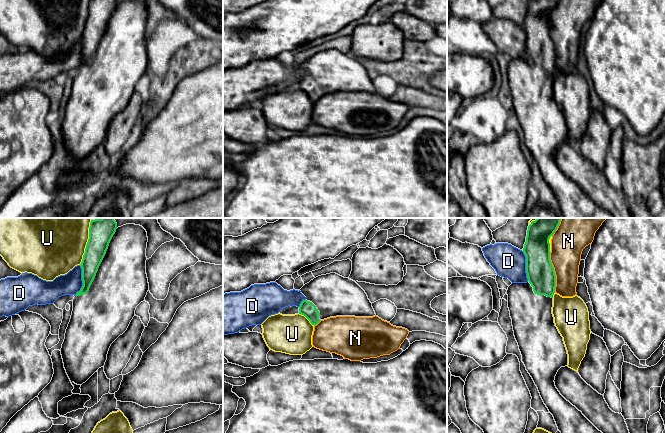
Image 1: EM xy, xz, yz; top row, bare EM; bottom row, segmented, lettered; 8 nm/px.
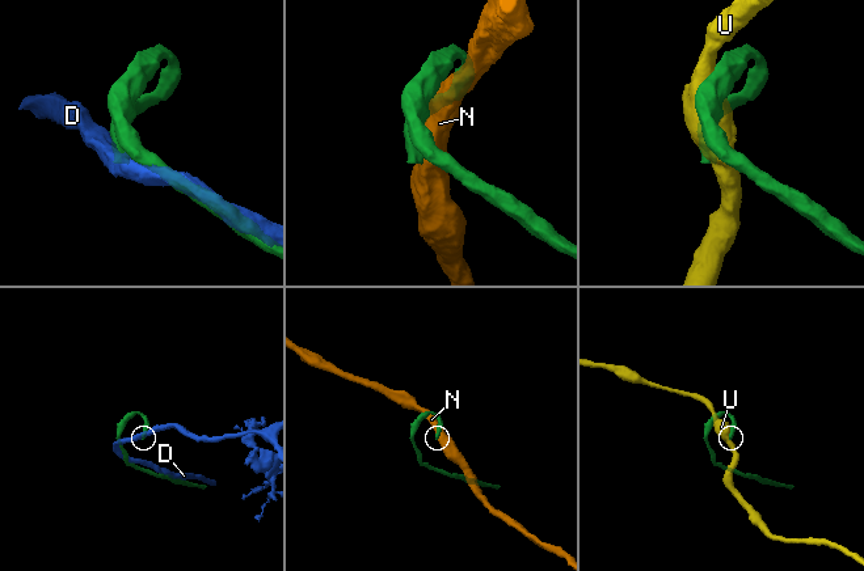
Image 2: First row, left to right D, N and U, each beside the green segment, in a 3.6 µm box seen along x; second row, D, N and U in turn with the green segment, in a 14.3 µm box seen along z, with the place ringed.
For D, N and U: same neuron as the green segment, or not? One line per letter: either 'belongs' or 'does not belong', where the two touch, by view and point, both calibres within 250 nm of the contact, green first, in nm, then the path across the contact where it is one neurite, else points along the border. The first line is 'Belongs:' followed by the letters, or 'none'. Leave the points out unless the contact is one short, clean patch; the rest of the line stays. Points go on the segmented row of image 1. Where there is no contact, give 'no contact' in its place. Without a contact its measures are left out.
Belongs: none
D: does not belong | xy (82, 280) | 160/180 nm
N: does not belong | yz (554, 272) | 220/260 nm
U: does not belong | xy (87, 242) | 200/500 nm

